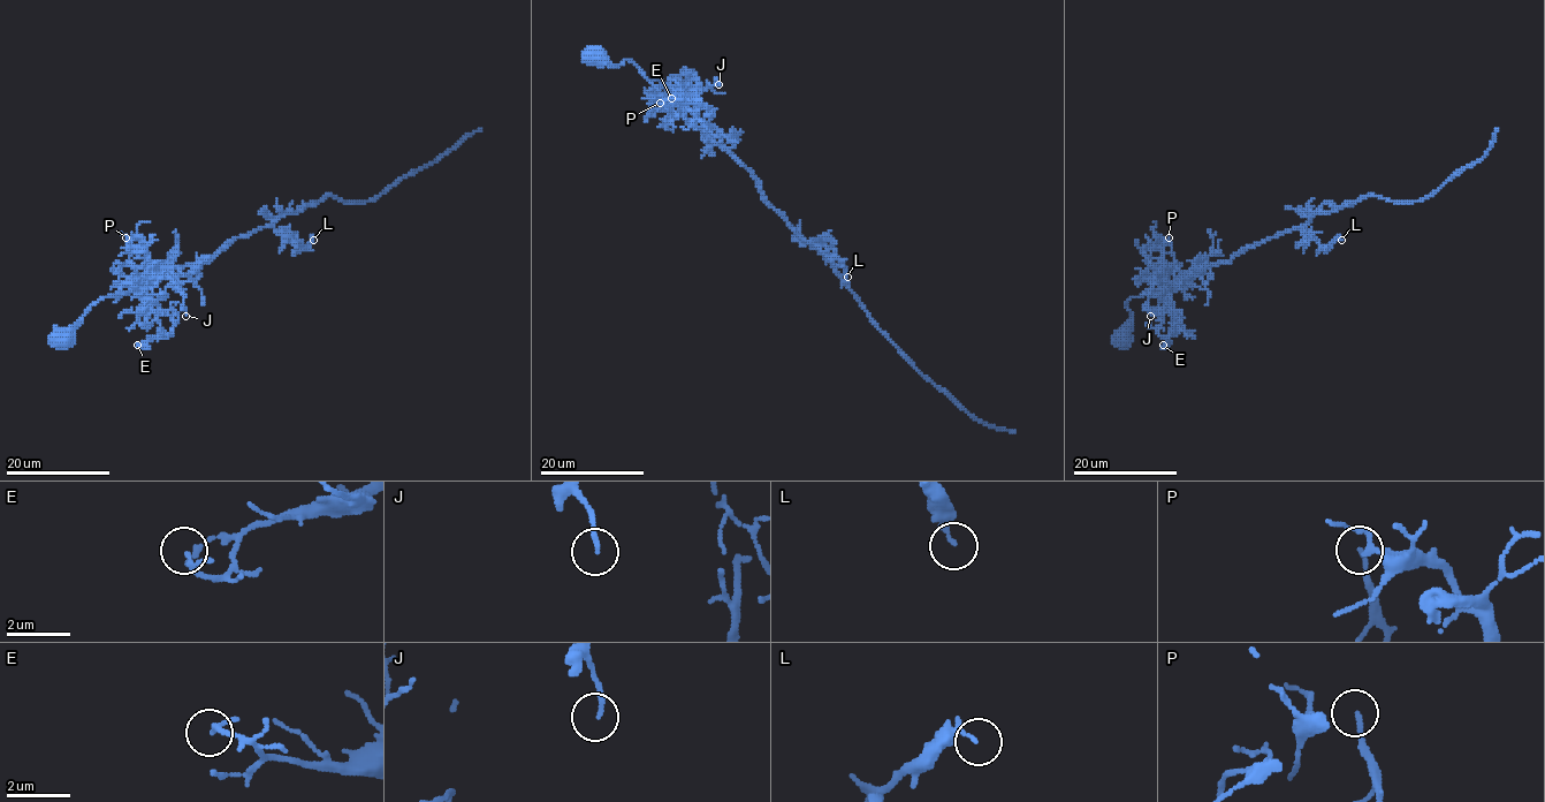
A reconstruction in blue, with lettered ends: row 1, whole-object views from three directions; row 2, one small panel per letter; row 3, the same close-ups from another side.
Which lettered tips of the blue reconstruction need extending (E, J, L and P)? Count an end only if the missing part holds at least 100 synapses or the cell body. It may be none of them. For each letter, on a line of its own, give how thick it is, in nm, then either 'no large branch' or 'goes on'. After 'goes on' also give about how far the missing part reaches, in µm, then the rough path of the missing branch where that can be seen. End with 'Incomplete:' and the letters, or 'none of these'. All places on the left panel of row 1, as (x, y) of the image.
E: calibre 160 nm; no large branch
J: calibre 130 nm; no large branch
L: calibre 170 nm; no large branch
P: calibre 100 nm; no large branch
Incomplete: none of these

